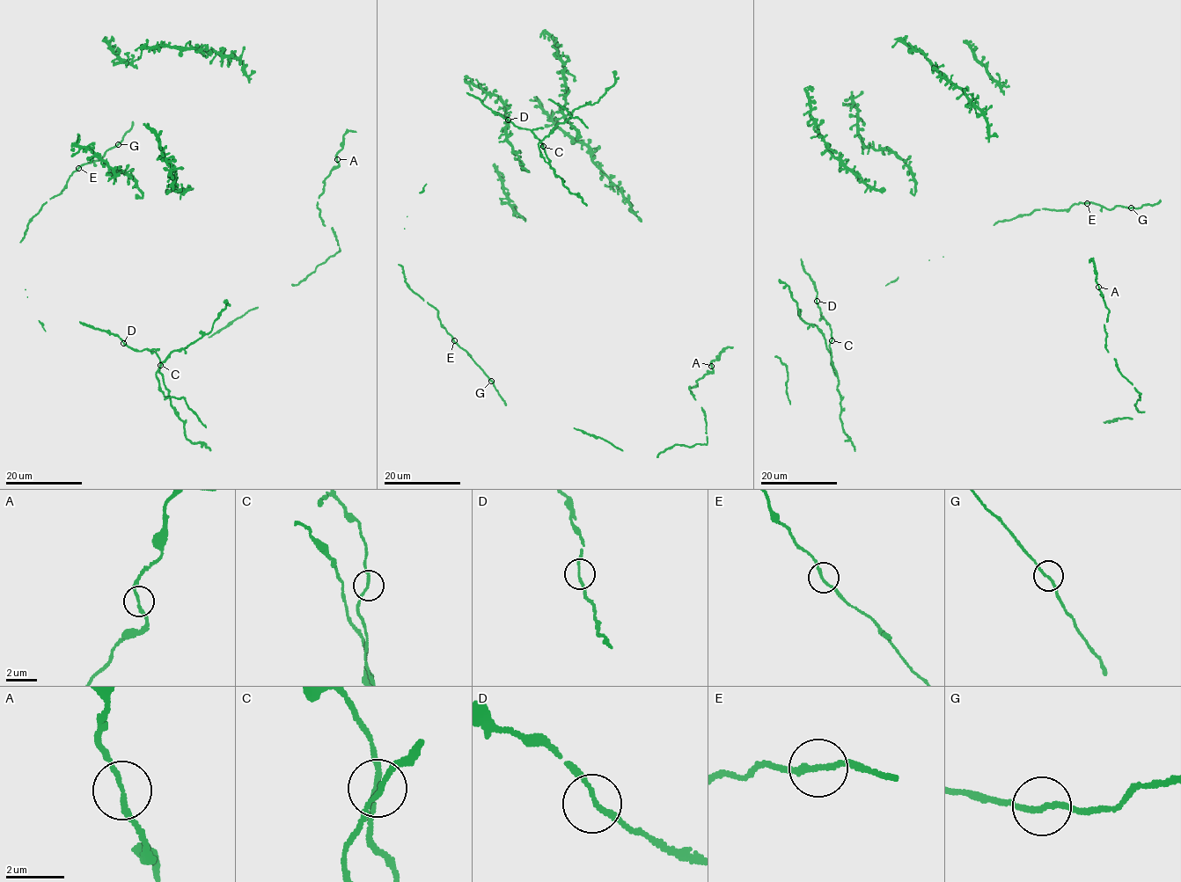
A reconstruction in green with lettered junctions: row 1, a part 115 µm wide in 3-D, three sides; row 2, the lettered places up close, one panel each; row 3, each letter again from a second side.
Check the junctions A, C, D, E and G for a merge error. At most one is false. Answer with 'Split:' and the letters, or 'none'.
Split: none

